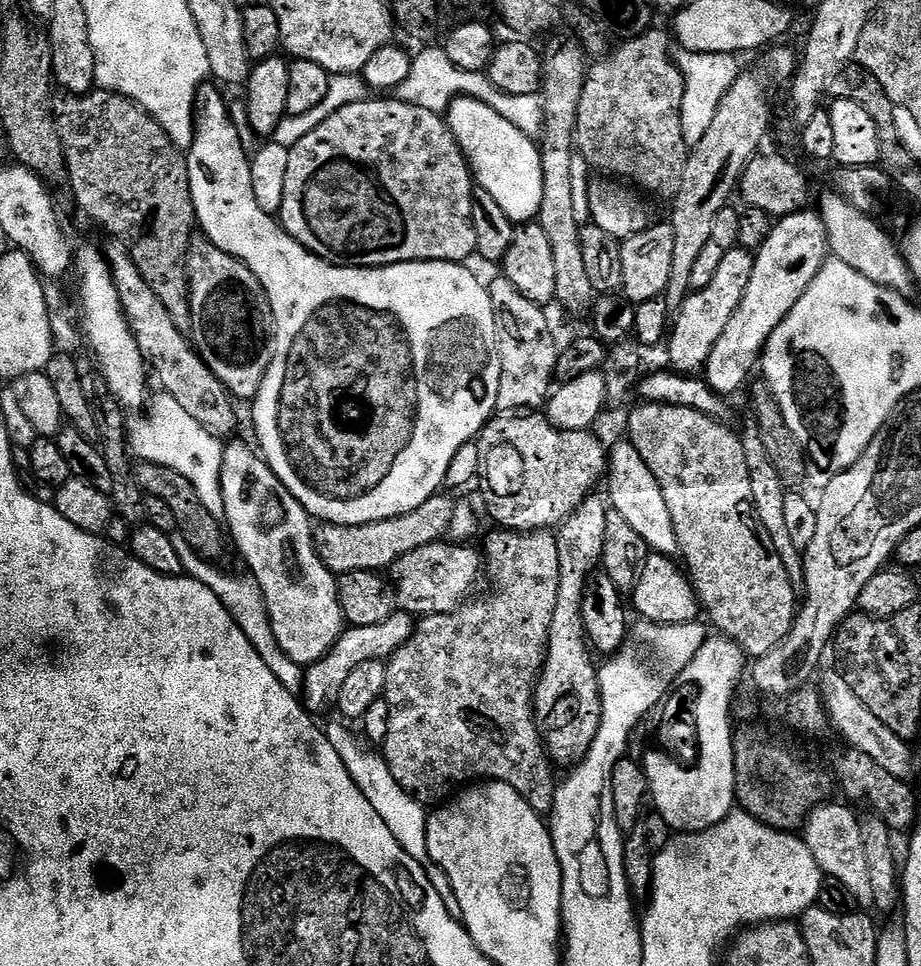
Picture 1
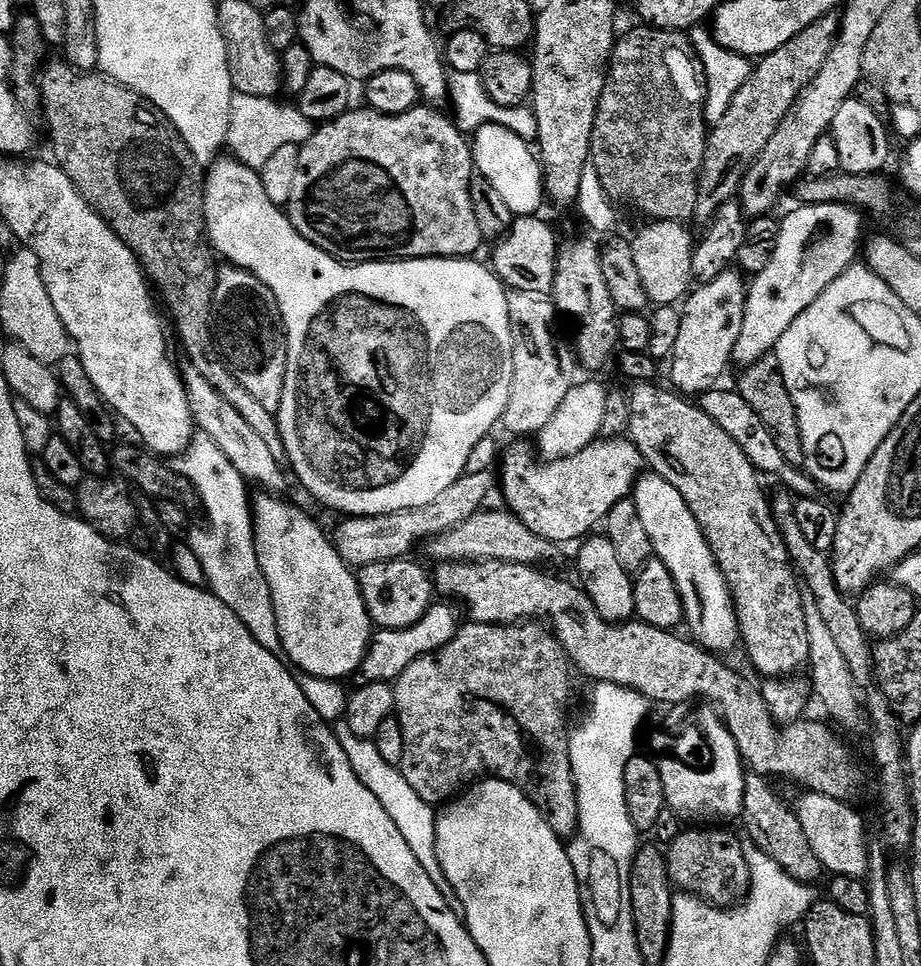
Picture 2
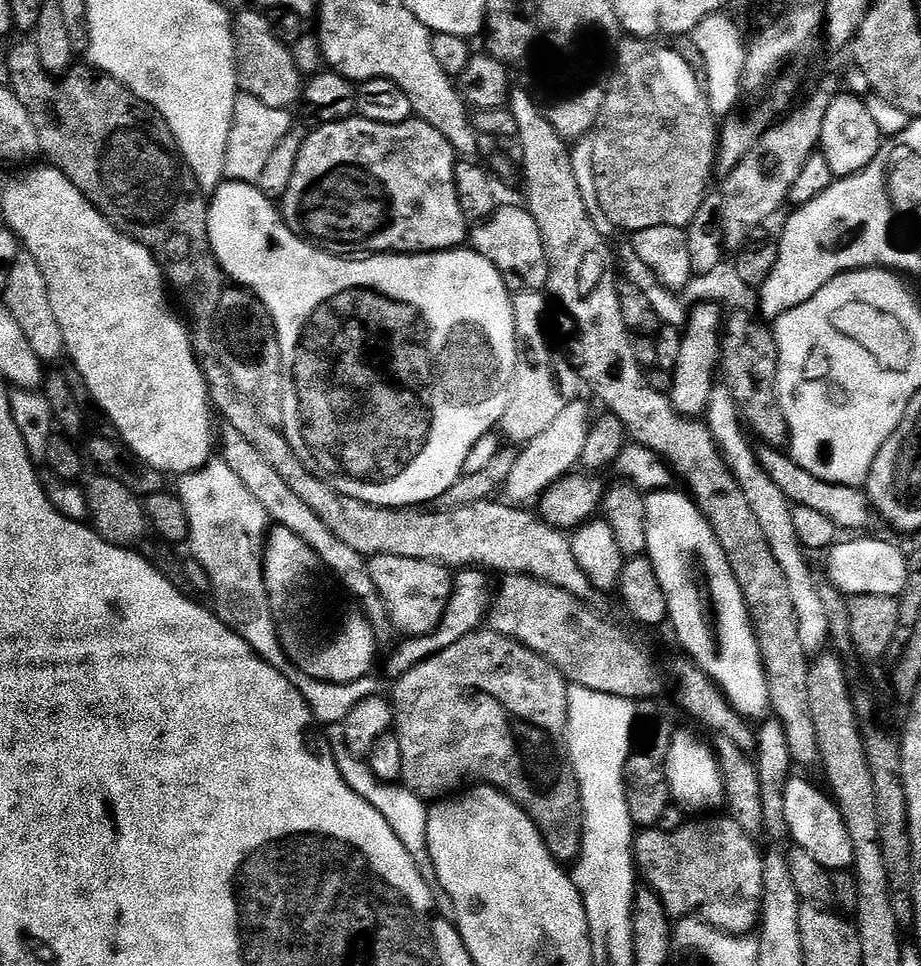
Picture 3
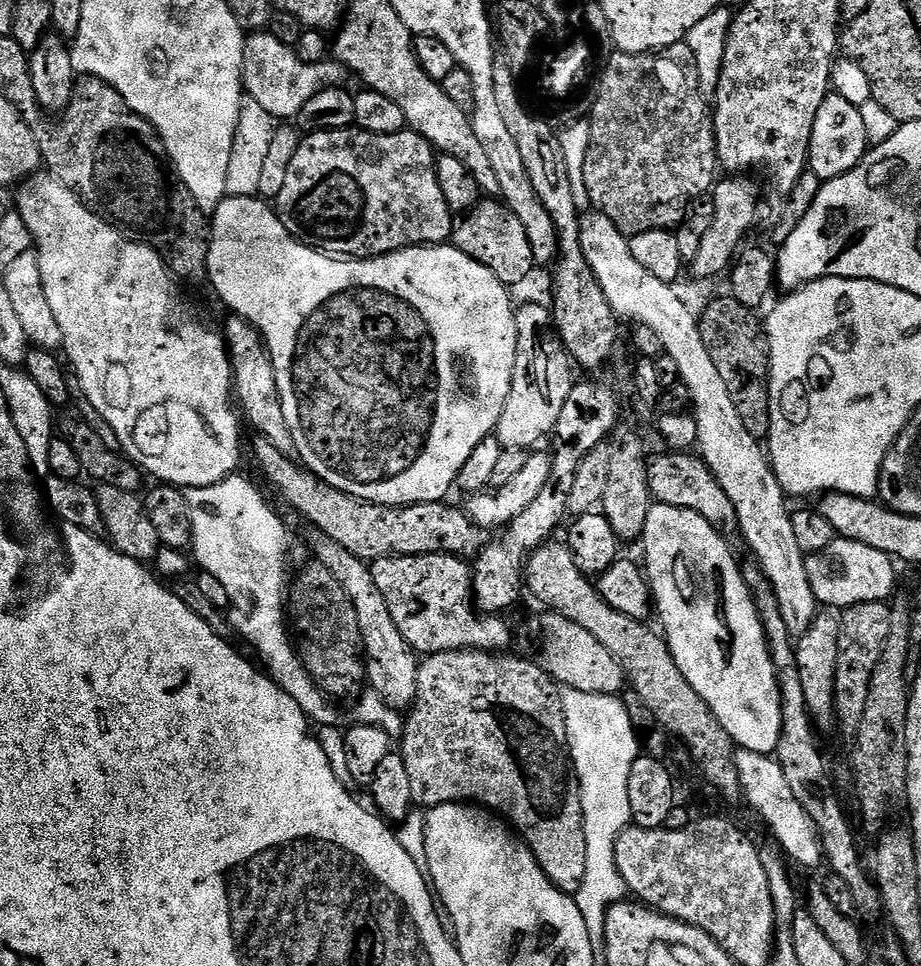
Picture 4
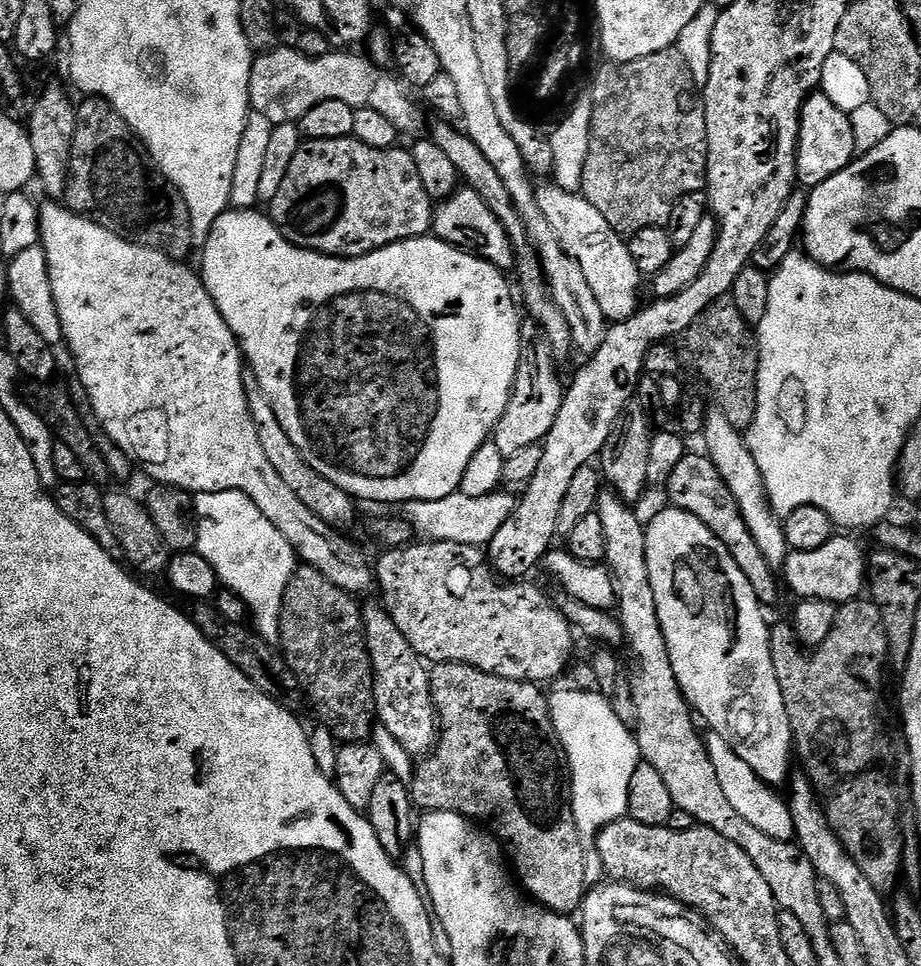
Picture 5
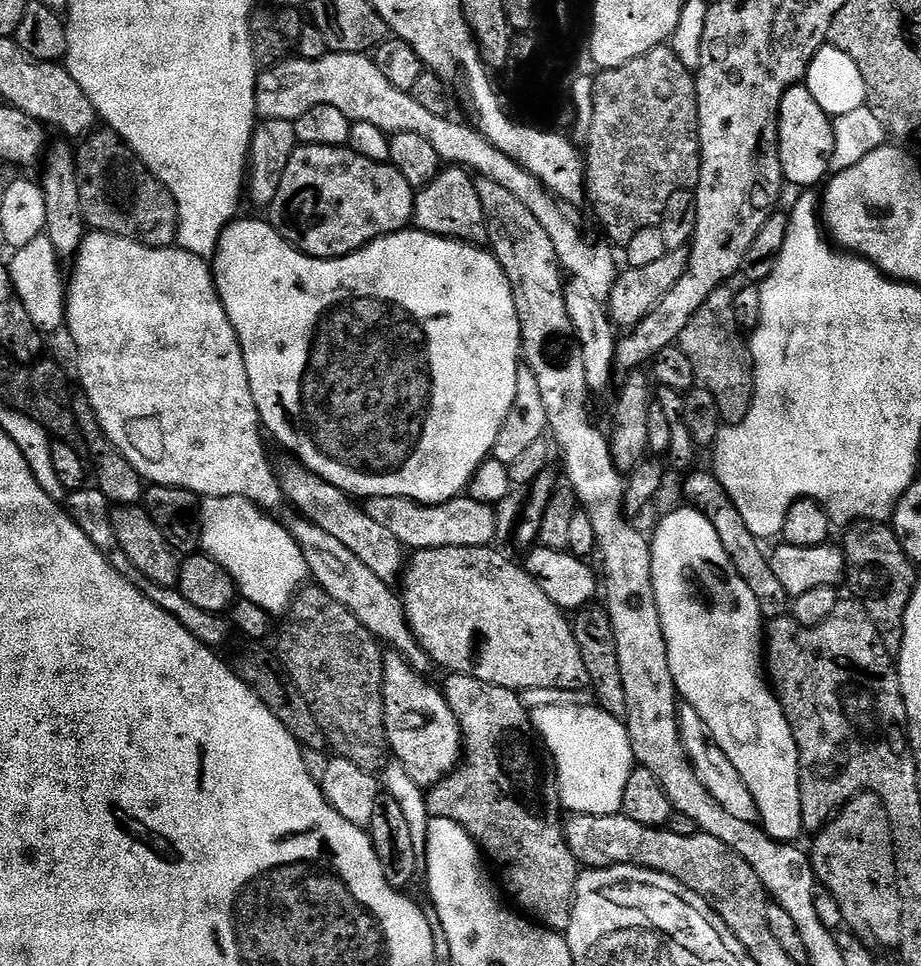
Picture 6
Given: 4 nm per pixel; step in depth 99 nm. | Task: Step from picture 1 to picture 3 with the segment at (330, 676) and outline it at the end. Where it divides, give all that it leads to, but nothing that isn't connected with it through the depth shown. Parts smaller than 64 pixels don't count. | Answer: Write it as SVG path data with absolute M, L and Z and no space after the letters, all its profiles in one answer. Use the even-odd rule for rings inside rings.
M466 568L457 571L452 586L452 597L446 608L446 614L441 618L440 624L425 636L410 636L401 639L401 644L392 652L388 660L388 672L392 678L399 678L414 670L422 662L426 662L434 654L454 646L454 642L462 642L470 634L481 631L485 627L492 610L494 599L494 580L489 573L479 568Z

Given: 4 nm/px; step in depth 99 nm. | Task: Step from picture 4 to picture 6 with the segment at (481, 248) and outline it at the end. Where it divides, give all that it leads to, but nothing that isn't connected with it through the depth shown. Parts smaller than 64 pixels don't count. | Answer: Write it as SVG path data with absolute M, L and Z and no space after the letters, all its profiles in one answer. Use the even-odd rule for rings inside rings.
M445 167L427 186L419 189L416 192L412 224L419 231L428 232L432 236L444 236L464 244L487 245L486 214L482 214L482 201L478 199L476 180L468 169Z

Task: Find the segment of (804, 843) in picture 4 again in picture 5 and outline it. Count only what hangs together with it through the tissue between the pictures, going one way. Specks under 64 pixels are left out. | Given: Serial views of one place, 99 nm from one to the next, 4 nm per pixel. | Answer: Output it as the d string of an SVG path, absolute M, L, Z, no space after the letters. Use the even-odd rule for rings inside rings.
M709 731L706 736L706 747L710 762L714 762L714 774L718 774L718 783L722 785L722 791L730 801L730 806L750 822L750 826L758 826L762 834L770 834L770 838L779 840L792 840L796 835L792 815L788 809L788 801L783 795L779 796L773 785L767 784L759 776L734 754L734 750L726 743L717 732Z

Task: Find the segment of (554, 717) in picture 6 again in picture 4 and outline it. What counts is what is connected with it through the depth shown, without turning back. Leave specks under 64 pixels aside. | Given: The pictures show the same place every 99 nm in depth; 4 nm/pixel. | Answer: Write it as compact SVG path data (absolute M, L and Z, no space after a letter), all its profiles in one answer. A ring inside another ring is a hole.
M570 688L561 695L560 701L566 718L568 750L572 757L572 766L576 770L576 779L580 781L580 797L586 830L586 874L582 878L582 886L574 893L574 899L578 910L582 910L582 918L586 918L586 930L590 934L590 942L593 946L600 946L604 942L606 914L626 896L624 879L622 874L618 874L618 862L614 860L614 846L625 828L632 824L628 793L630 766L634 766L641 748L636 741L637 729L632 727L630 714L626 714L624 709L623 699L602 694L582 694Z

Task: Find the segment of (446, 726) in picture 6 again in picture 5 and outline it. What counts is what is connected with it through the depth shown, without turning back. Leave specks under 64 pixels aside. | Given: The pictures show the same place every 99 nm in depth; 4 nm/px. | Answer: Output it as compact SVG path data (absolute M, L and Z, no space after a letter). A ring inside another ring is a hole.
M364 604L364 637L372 663L372 676L374 678L374 702L376 703L376 718L379 724L386 726L390 734L402 744L402 750L409 752L413 758L423 758L436 746L438 735L438 721L436 718L436 707L432 701L432 681L430 679L430 668L423 656L419 656L406 642L402 630L394 623L394 618L382 606L376 608L372 604Z

